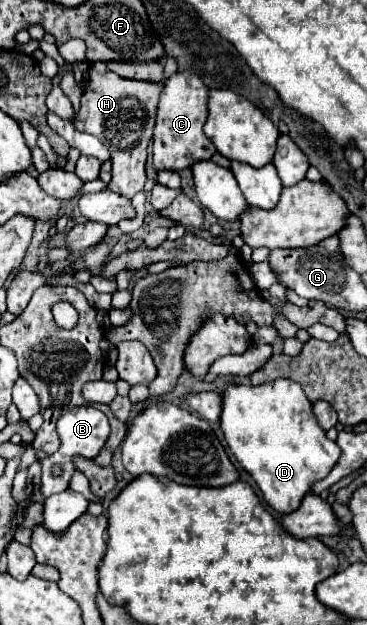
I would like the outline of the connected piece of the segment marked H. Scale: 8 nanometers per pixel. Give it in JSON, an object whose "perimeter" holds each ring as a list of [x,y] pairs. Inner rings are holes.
{"perimeter":[[[104,62],[90,64],[86,88],[82,94],[82,106],[74,126],[80,132],[94,134],[110,150],[112,180],[108,184],[108,190],[122,194],[124,198],[132,198],[136,192],[144,188],[146,148],[152,138],[152,130],[156,122],[156,106],[158,106],[162,88],[164,88],[162,82],[122,78],[110,72]]]}

